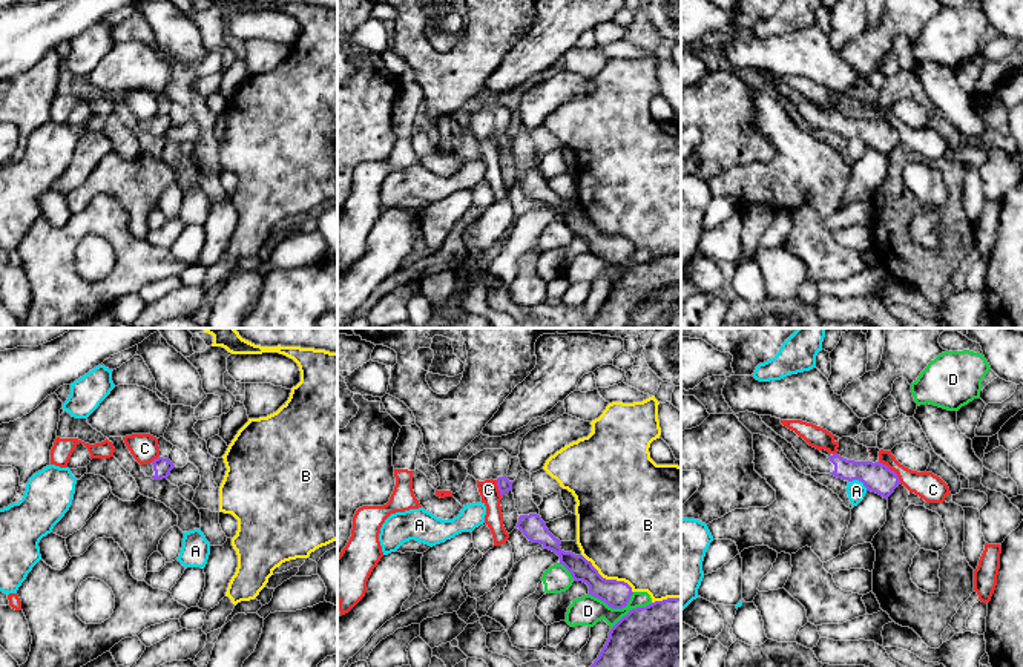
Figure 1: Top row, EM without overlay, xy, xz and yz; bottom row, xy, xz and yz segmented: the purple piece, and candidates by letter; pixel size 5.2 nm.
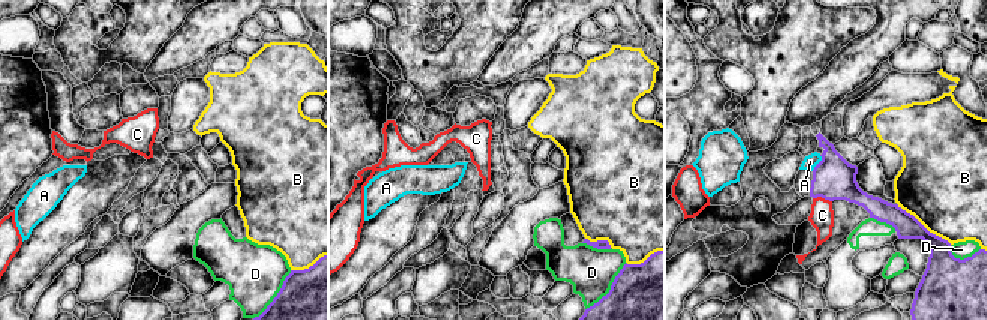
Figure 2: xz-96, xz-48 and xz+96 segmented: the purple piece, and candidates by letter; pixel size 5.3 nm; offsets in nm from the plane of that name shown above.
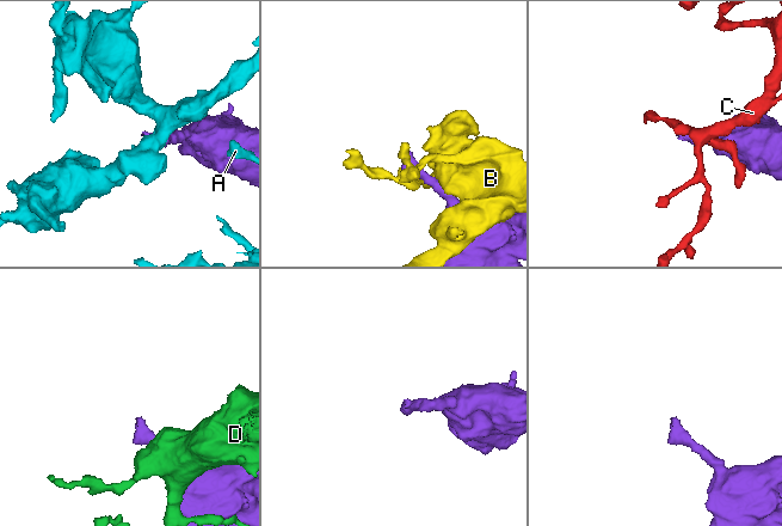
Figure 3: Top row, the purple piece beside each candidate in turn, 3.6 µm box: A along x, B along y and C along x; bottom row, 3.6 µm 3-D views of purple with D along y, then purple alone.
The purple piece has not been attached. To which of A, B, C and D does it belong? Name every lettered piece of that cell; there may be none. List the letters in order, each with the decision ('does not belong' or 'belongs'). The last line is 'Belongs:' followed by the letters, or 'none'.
A: does not belong
B: does not belong
C: does not belong
D: does not belong
Belongs: none

